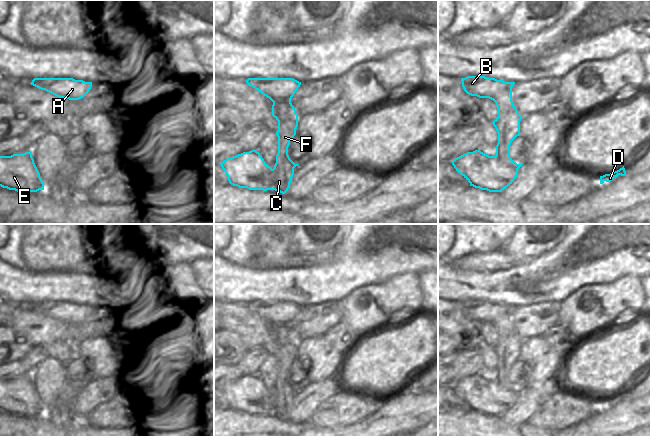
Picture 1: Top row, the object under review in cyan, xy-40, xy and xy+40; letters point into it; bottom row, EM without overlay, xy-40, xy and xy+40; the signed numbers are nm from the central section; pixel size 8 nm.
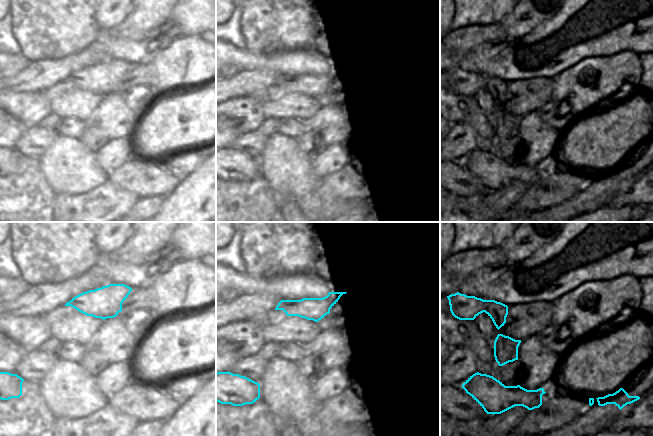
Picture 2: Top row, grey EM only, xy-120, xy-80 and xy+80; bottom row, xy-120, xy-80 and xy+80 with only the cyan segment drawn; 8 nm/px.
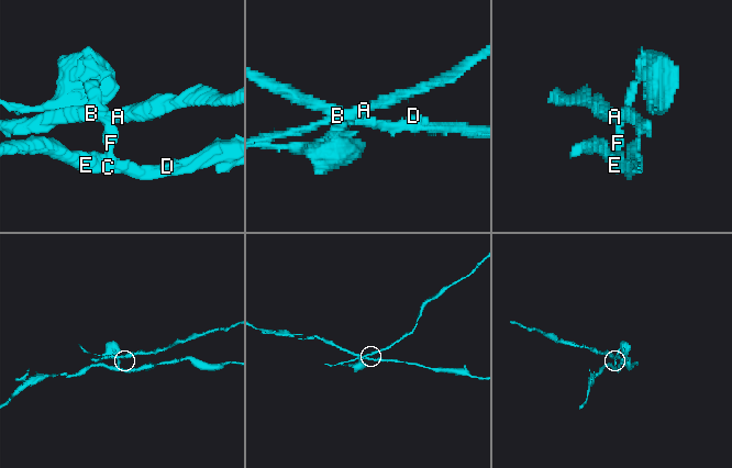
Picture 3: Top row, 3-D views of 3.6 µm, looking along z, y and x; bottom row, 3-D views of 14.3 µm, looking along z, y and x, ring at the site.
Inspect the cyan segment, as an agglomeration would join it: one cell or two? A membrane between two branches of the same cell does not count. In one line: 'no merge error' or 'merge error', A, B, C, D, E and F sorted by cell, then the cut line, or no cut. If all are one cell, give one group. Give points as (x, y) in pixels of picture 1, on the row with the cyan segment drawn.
merge error; A B / C D E F; cut in xy along (290, 101), (286, 109), (275, 110)

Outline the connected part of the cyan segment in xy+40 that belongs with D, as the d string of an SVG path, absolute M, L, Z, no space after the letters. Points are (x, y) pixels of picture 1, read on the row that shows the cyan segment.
M624 166L622 168L620 168L619 170L614 171L610 174L605 174L603 176L600 176L600 184L603 184L605 181L610 182L613 180L614 177L617 177L618 175L621 175L621 176L626 175L626 171L625 171Z

